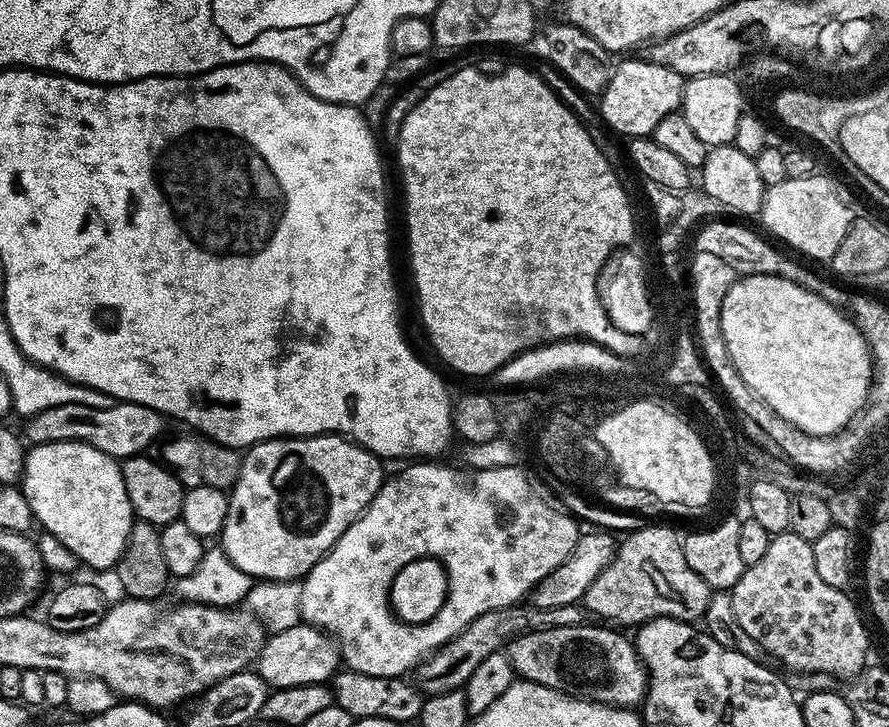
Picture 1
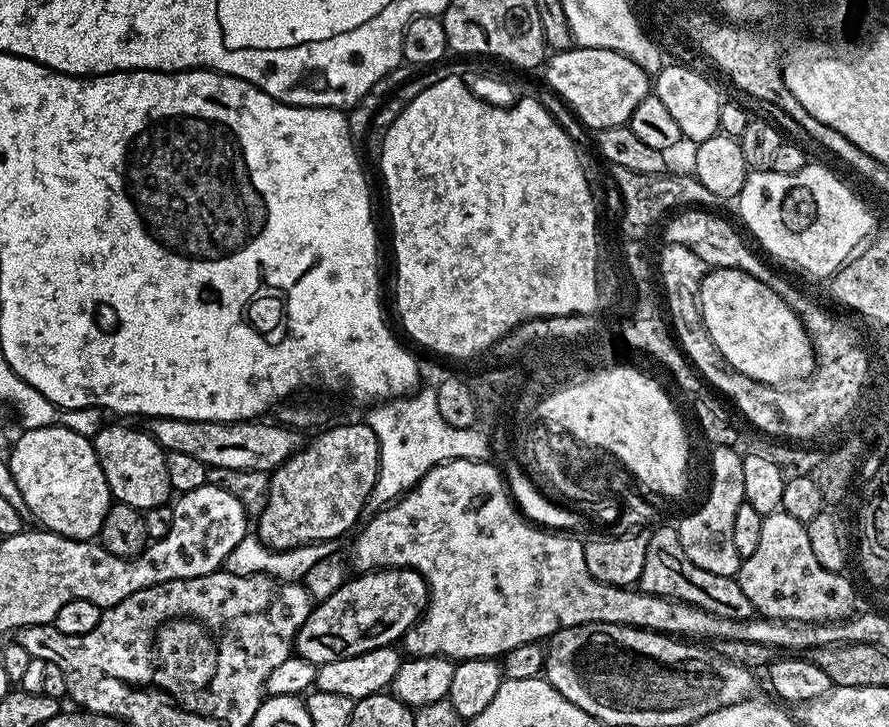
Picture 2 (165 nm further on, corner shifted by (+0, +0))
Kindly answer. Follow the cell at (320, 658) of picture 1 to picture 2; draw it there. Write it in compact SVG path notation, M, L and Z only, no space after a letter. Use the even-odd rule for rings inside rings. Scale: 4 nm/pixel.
M382 568L353 575L330 598L313 607L296 635L295 655L319 666L338 662L338 658L366 654L366 650L395 645L420 619L427 602L428 585L415 570Z

